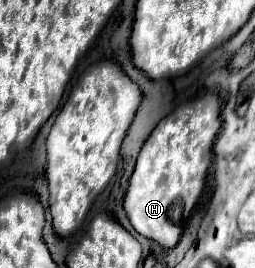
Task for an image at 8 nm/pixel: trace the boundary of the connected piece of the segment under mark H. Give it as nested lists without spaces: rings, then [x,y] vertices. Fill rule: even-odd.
[[[205,93],[171,111],[145,141],[123,203],[127,217],[139,235],[153,239],[167,249],[177,245],[183,225],[187,225],[205,185],[205,175],[213,157],[213,143],[221,129],[219,113],[219,97],[215,93]]]

